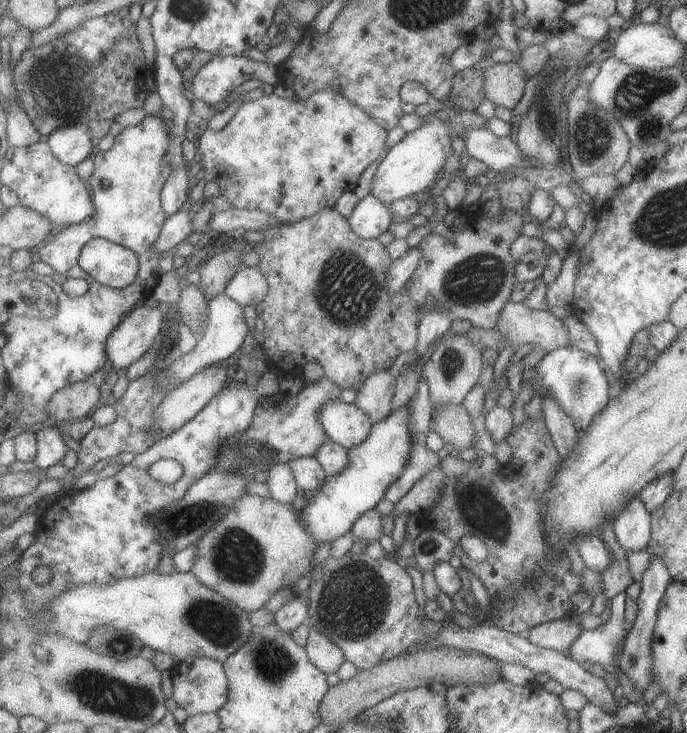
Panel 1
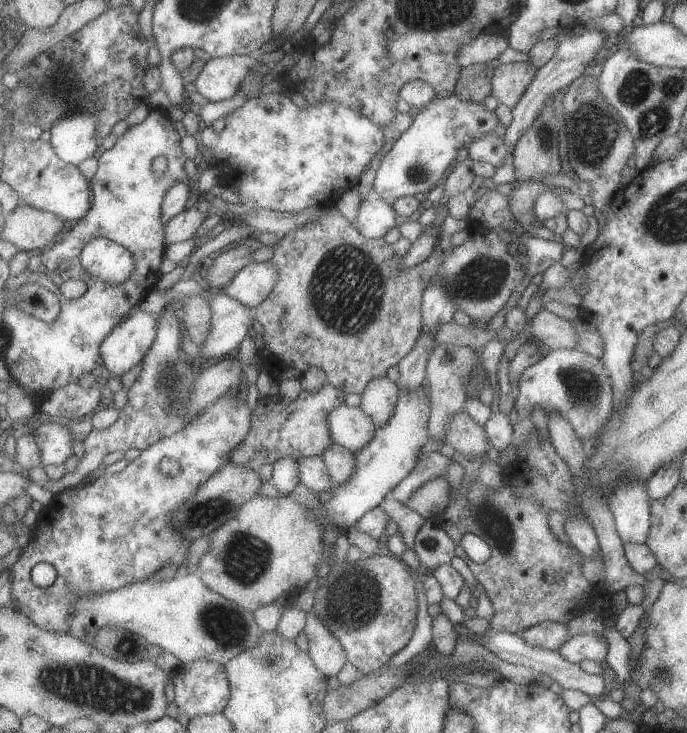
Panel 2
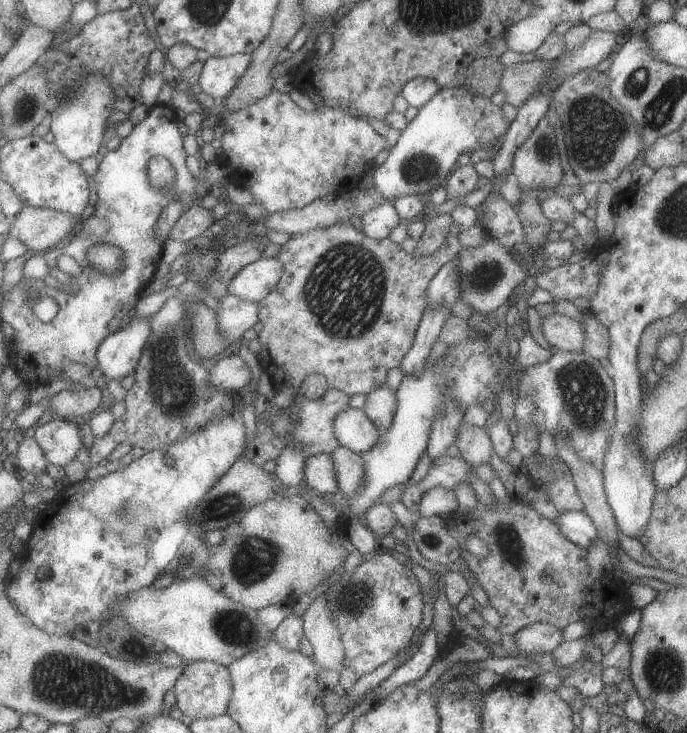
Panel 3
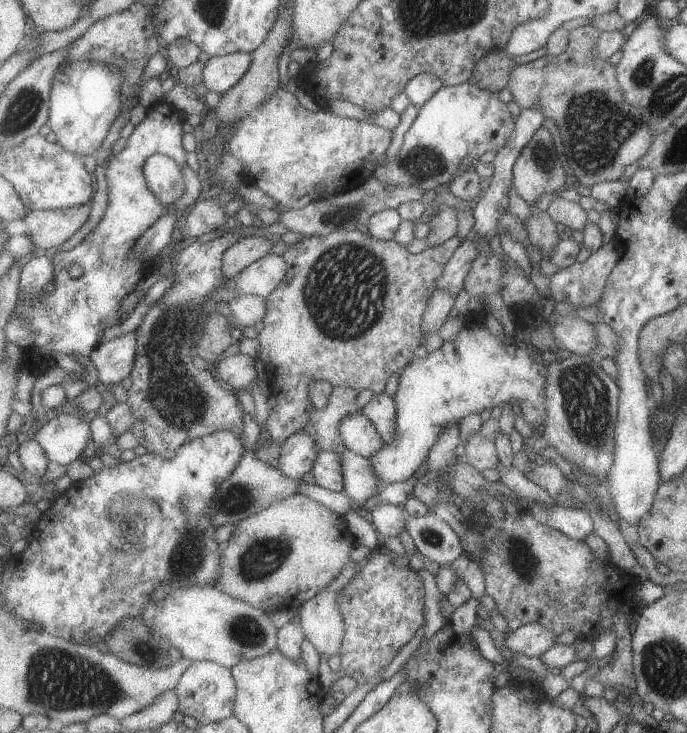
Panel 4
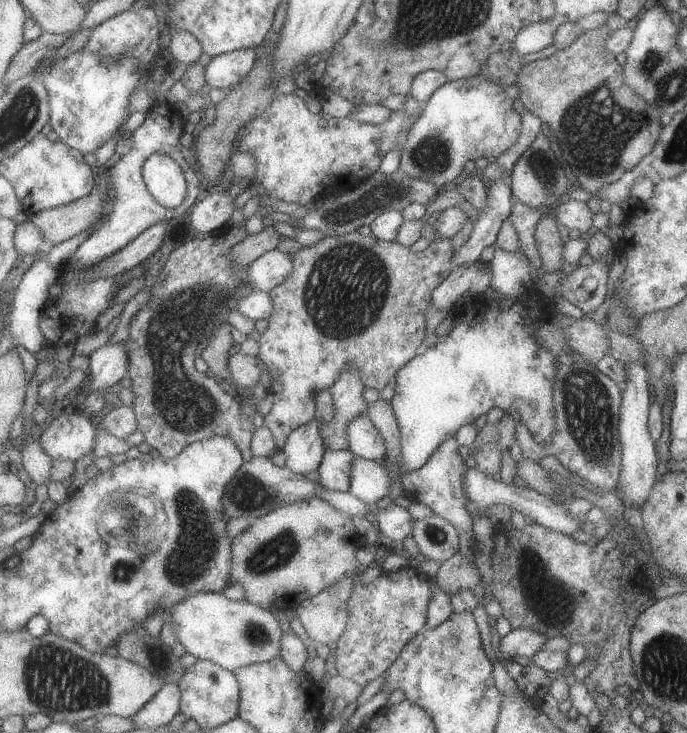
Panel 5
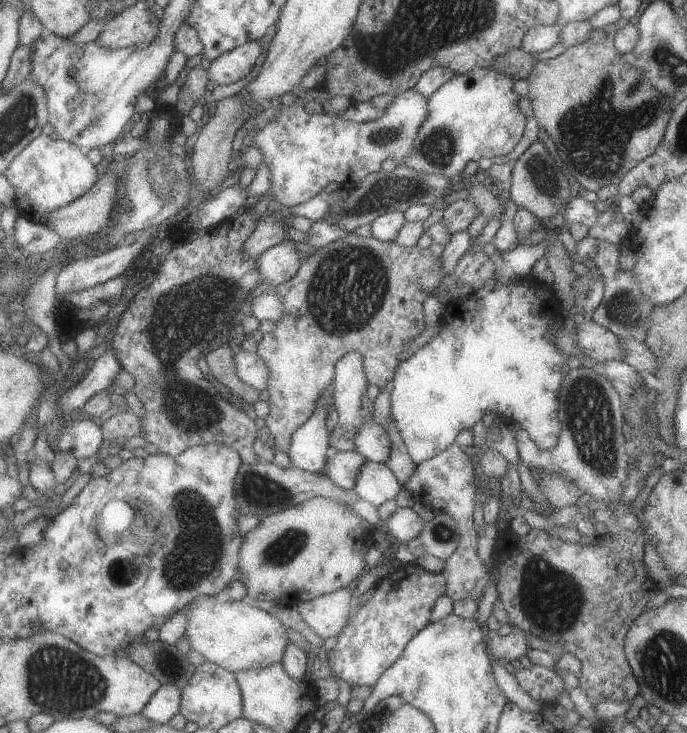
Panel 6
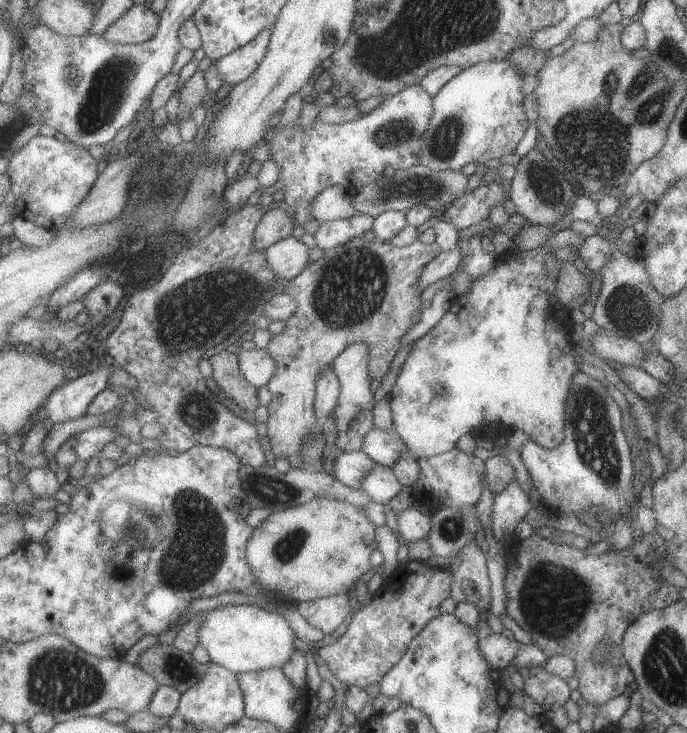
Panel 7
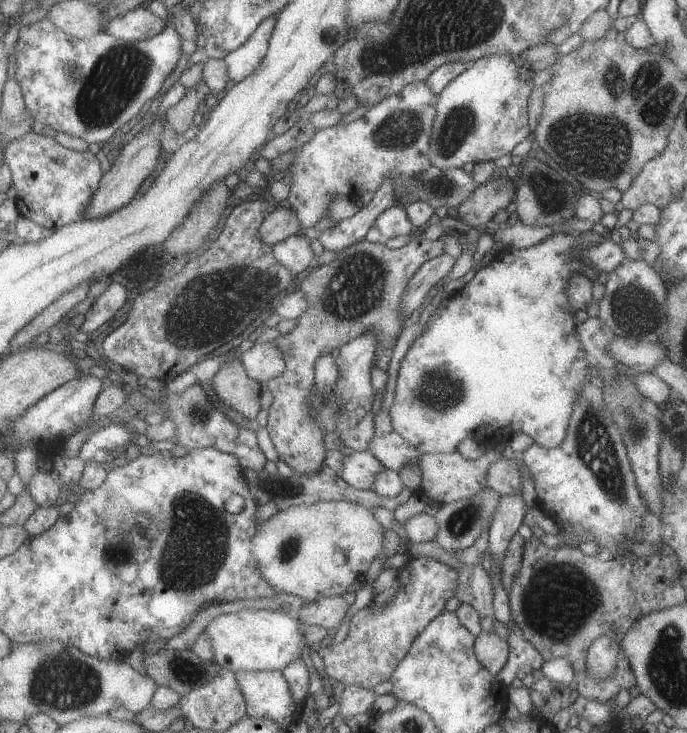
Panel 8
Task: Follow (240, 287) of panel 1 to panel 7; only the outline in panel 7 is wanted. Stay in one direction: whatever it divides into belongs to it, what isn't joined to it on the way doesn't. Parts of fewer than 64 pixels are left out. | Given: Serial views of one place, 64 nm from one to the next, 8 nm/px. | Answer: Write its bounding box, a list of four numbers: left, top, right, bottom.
[266,234,311,284]

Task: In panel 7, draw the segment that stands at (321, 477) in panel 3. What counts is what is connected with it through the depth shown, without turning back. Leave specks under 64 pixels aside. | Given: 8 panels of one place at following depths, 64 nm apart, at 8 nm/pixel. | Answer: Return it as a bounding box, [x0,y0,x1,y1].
[333,451,377,489]

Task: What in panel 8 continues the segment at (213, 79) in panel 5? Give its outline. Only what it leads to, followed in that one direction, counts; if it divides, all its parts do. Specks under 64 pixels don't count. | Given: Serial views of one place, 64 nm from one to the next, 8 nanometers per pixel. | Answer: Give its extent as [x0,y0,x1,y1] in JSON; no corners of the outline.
[224,11,281,84]

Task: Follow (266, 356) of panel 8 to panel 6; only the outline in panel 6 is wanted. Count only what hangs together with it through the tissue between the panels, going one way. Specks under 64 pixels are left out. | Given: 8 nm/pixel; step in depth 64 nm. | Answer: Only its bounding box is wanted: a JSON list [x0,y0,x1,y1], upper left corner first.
[236,351,270,391]

